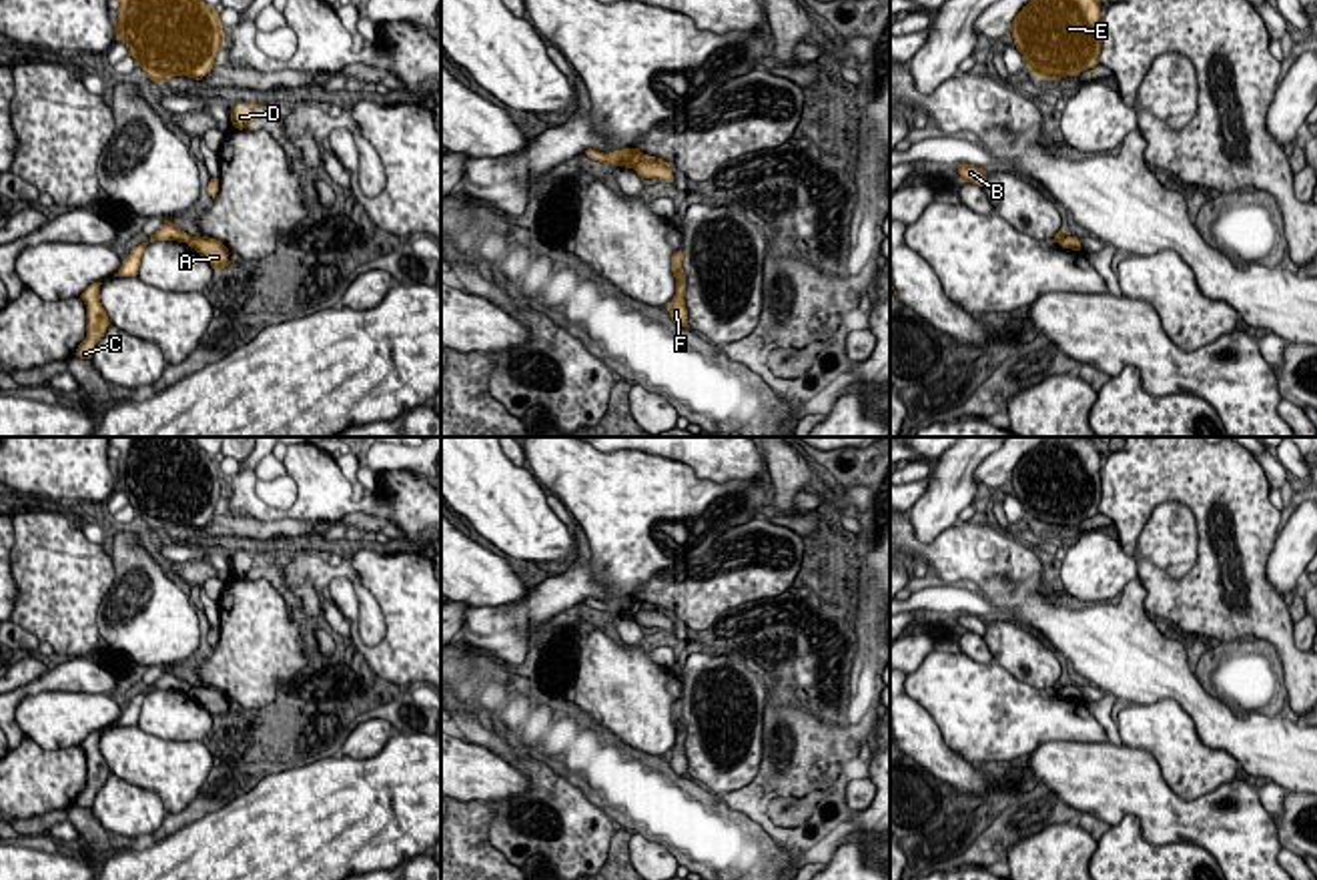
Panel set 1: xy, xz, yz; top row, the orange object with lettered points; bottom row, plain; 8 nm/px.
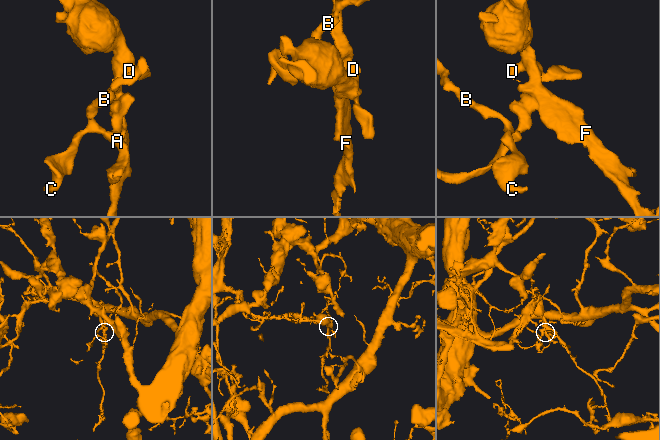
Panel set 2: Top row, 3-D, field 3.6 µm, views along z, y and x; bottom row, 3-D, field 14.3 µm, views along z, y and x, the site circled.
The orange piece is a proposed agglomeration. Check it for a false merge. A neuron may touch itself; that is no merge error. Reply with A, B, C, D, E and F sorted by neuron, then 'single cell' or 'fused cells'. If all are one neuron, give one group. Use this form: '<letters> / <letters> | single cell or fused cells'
A D E F / B C | fused cells

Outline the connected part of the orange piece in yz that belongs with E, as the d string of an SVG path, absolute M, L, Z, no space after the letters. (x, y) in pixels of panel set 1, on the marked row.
M1030 0L1014 16L1010 32L1036 78L1078 76L1099 64L1101 0Z

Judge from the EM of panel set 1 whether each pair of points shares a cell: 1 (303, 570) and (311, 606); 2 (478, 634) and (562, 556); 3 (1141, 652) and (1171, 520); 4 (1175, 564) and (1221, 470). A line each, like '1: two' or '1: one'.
1: one
2: two
3: two
4: two

